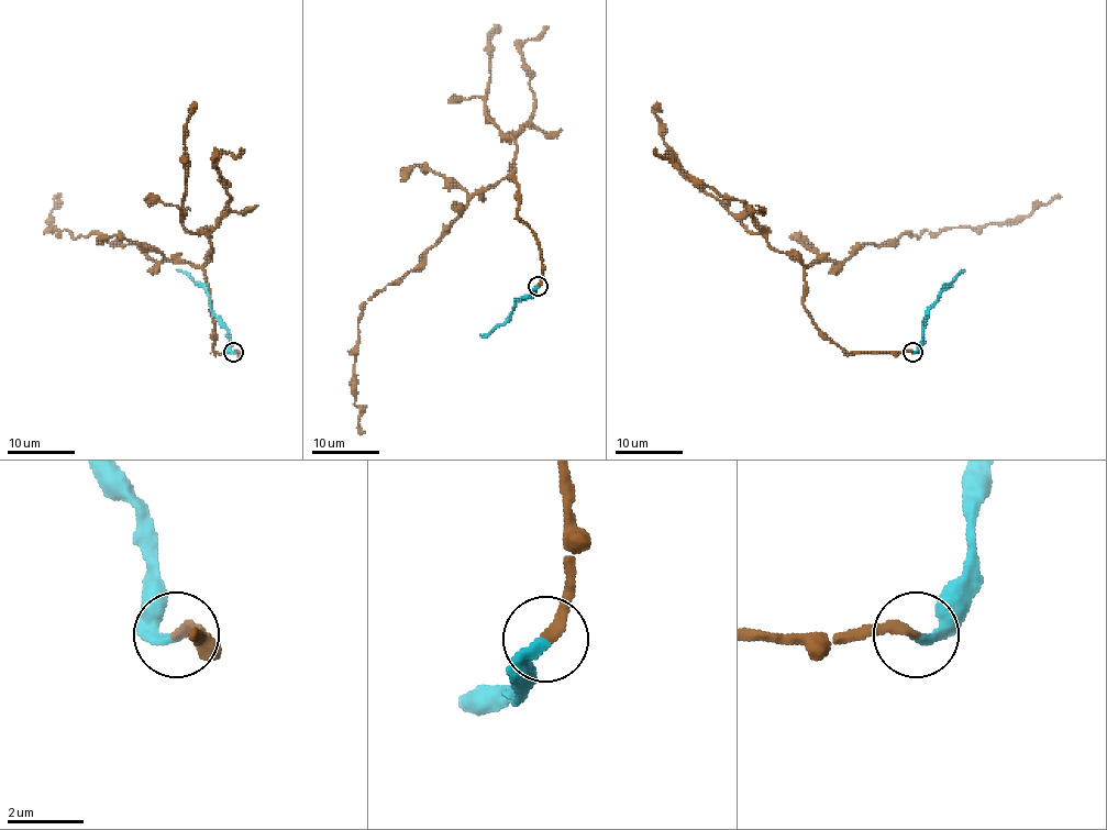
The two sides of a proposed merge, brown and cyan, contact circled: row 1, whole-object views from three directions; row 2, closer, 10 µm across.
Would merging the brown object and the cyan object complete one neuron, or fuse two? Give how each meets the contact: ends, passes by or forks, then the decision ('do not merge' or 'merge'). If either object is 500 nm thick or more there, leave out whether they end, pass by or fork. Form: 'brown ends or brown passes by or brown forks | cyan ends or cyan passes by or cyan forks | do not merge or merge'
brown ends | cyan ends | merge

